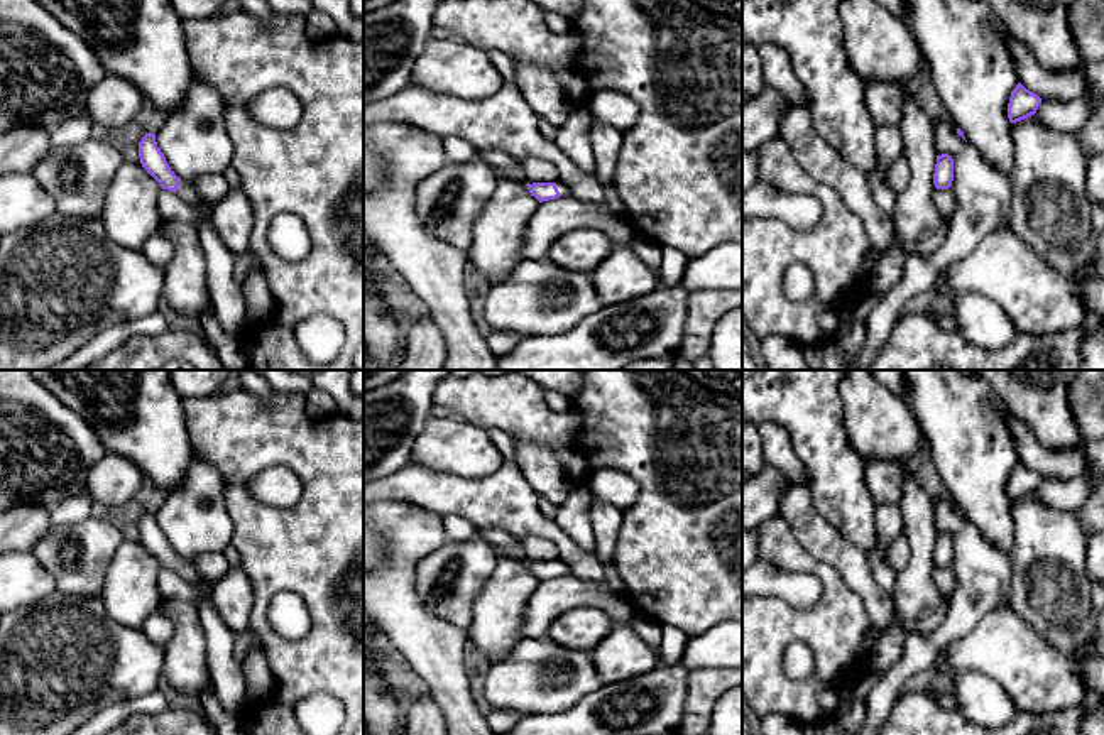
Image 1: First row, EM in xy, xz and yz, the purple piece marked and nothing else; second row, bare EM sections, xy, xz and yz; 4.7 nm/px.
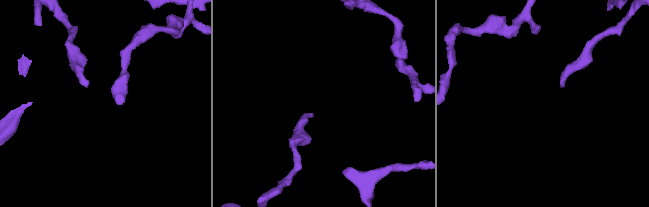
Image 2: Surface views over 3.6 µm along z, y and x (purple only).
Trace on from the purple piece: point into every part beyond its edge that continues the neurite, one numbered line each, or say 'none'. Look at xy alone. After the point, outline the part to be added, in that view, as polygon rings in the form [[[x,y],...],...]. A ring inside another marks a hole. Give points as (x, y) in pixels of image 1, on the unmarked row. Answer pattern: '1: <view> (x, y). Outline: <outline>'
1: xy (227, 675). Outline: [[[181,559],[176,573],[201,593],[198,617],[205,632],[205,657],[211,683],[225,713],[238,716],[247,694],[242,659],[233,654],[237,635],[220,618],[213,603],[213,585],[199,576],[196,564]]]

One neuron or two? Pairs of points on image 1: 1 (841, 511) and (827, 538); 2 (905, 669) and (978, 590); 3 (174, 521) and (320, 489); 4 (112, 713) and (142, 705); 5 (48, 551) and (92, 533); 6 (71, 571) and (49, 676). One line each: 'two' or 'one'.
1: two
2: one
3: two
4: one
5: one
6: two

